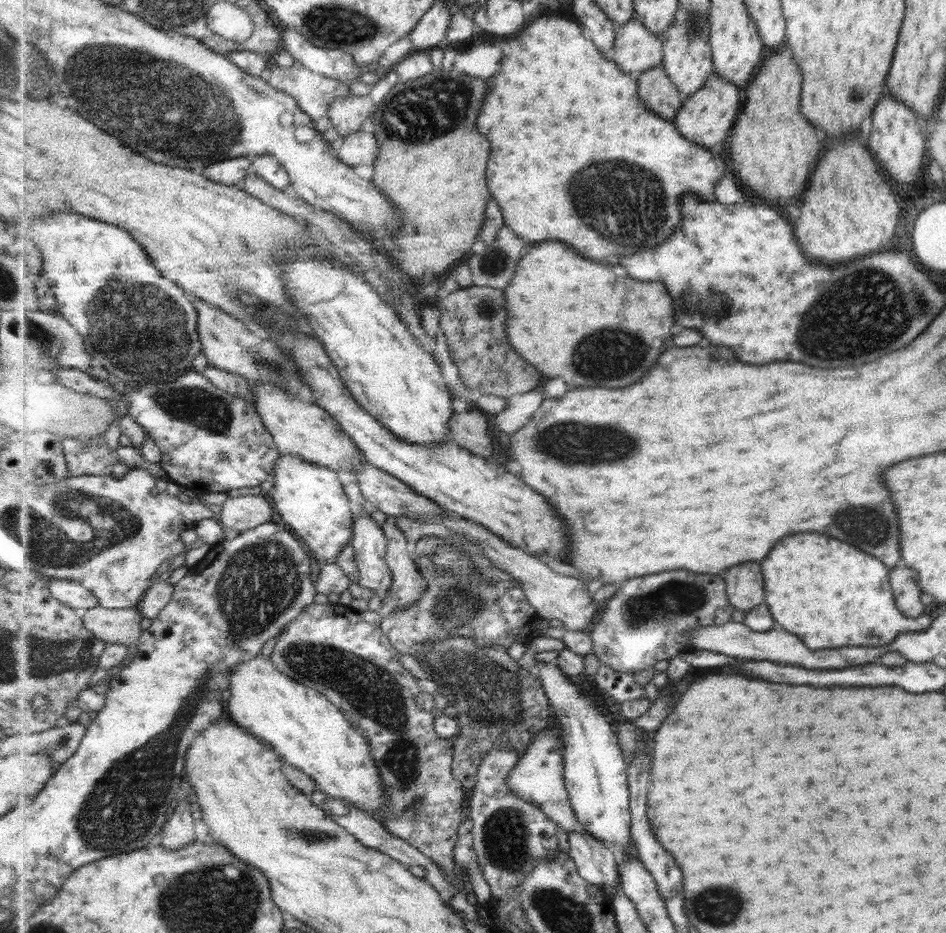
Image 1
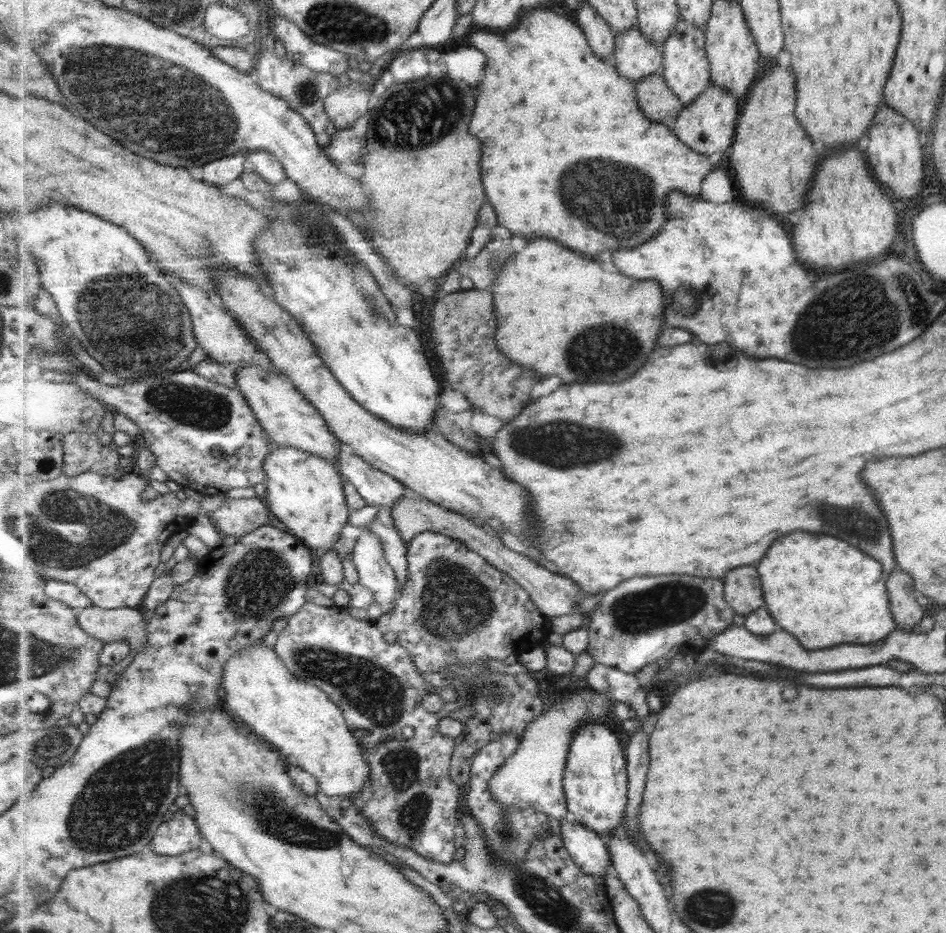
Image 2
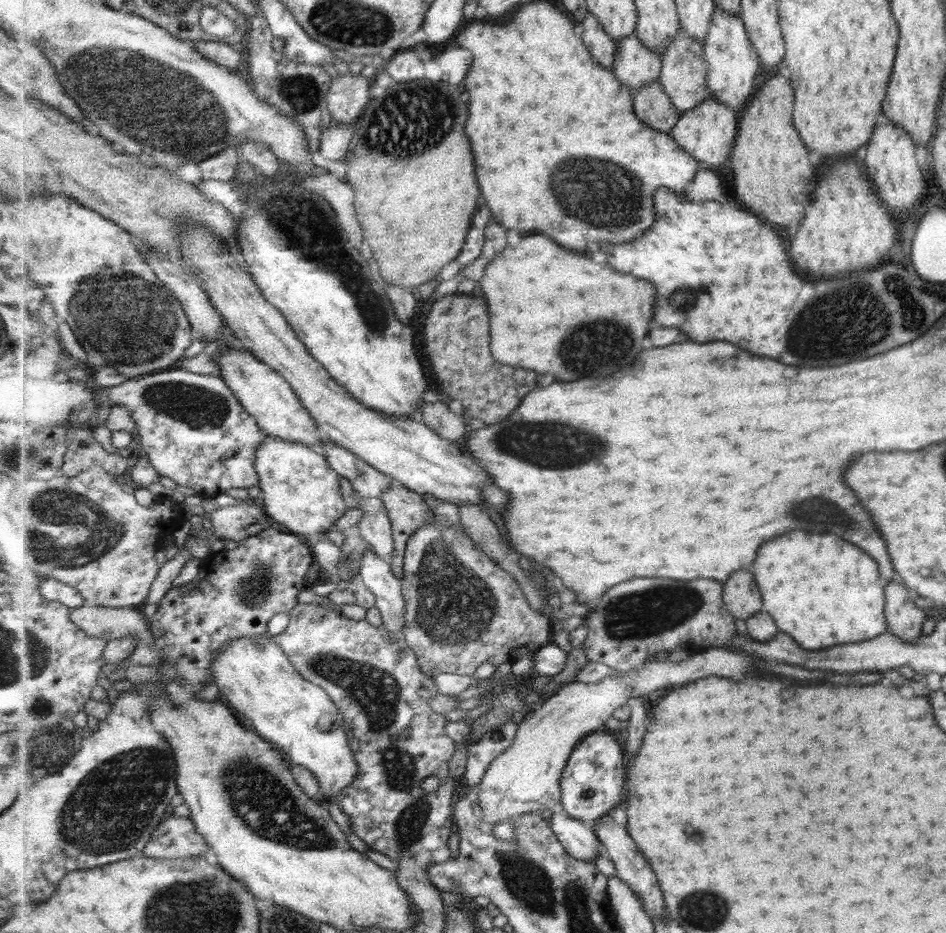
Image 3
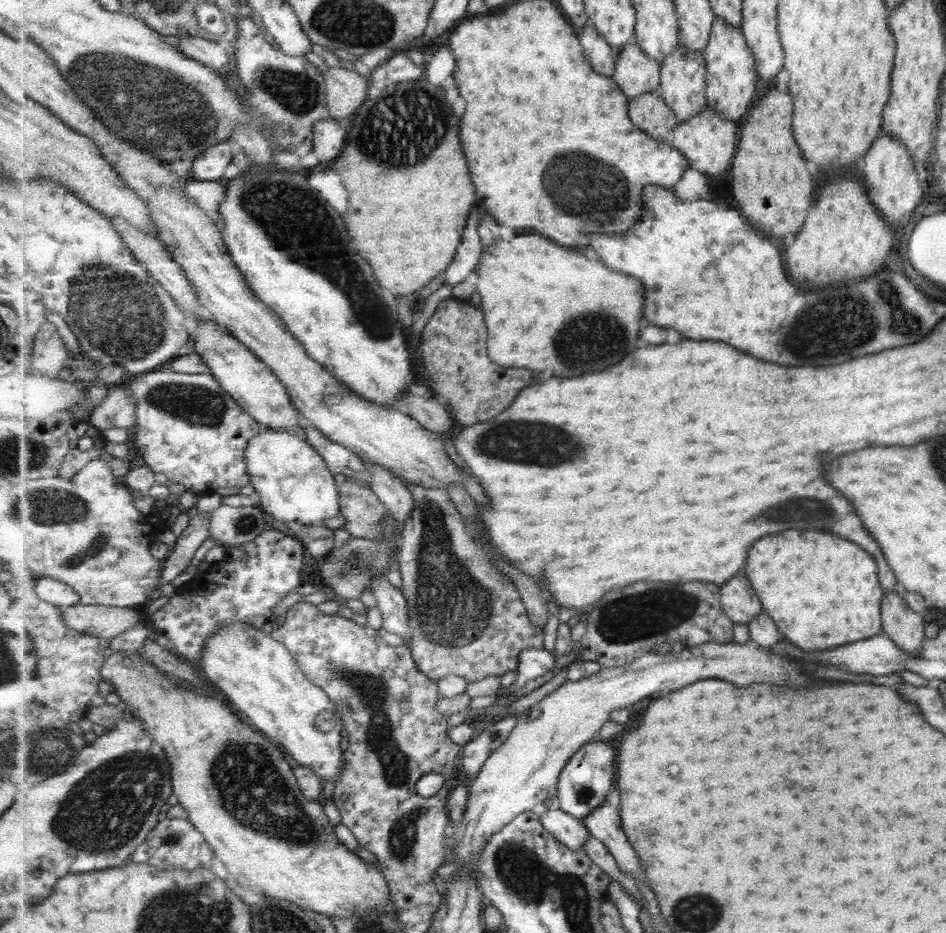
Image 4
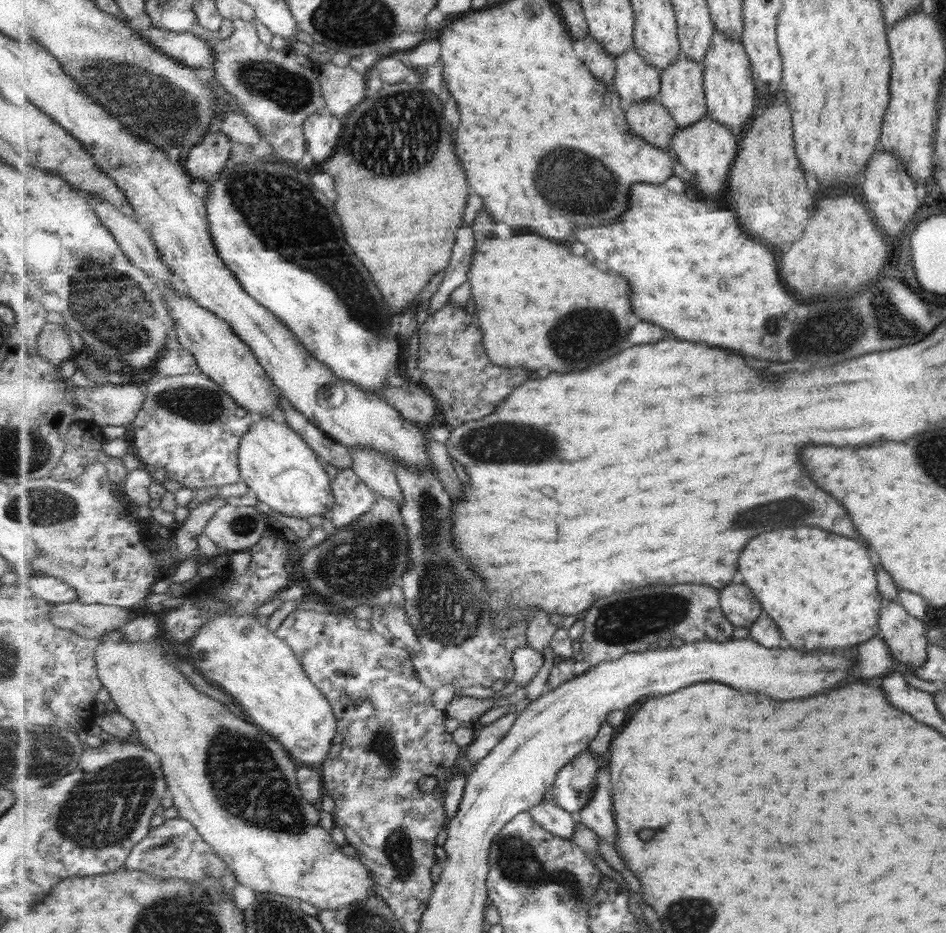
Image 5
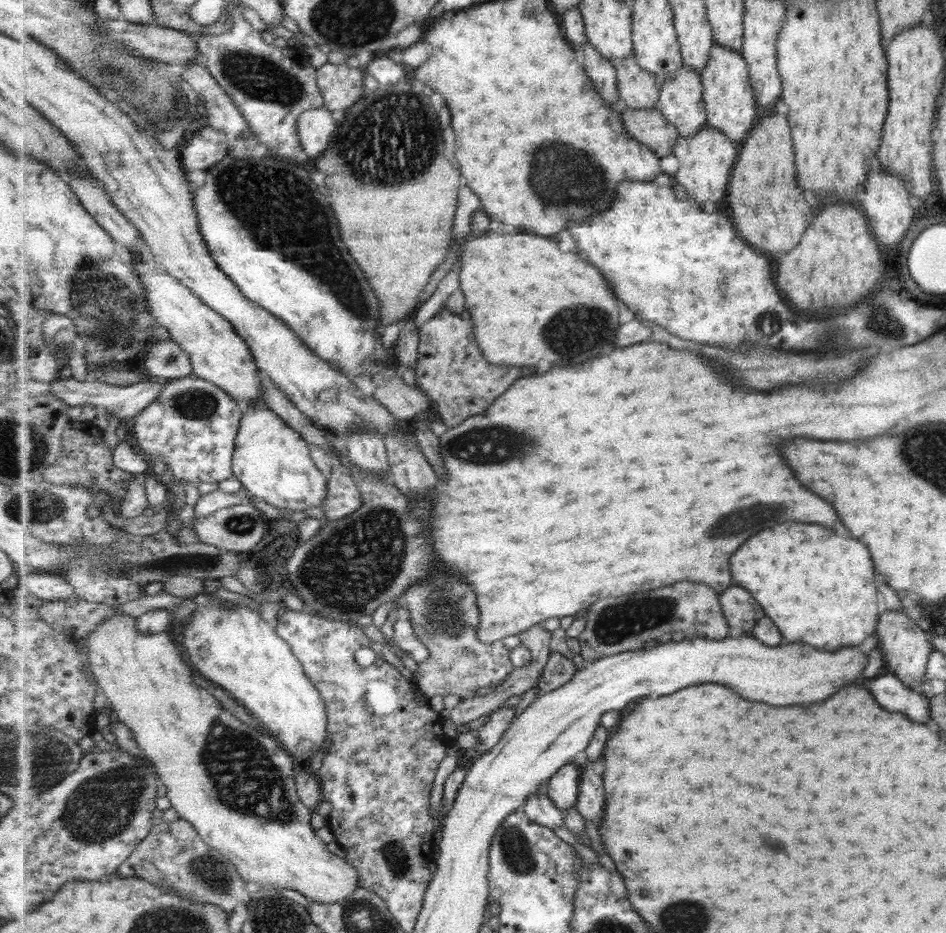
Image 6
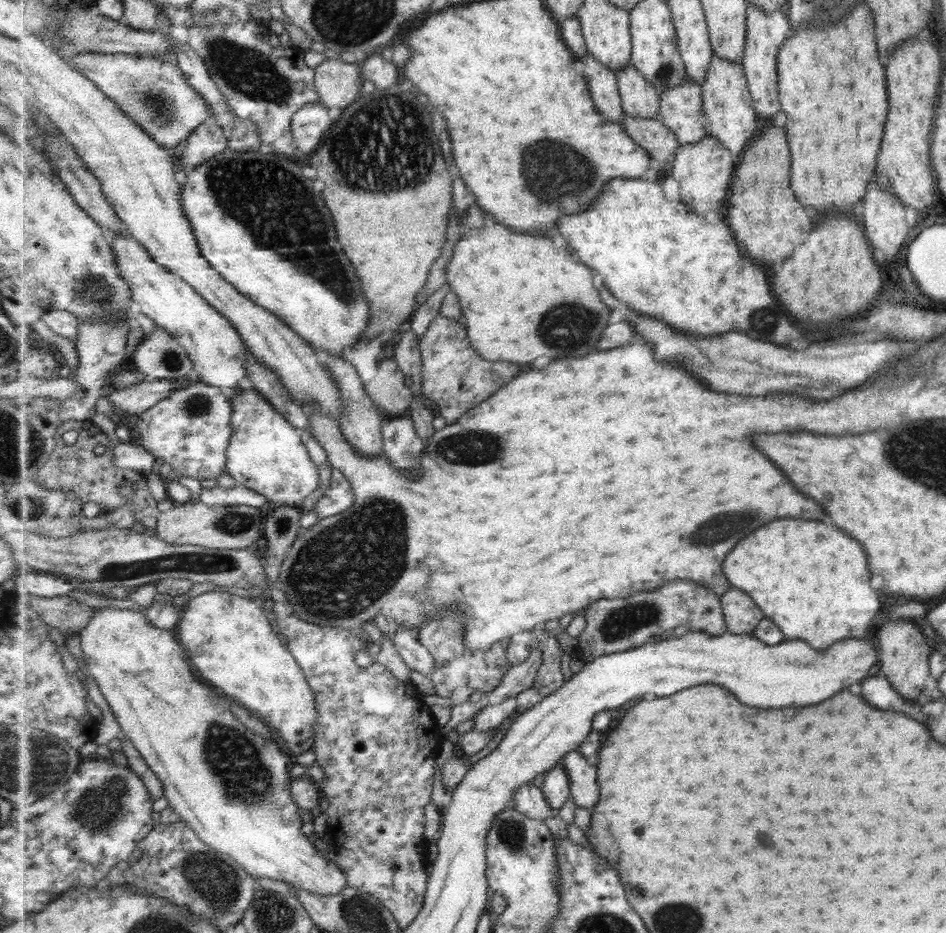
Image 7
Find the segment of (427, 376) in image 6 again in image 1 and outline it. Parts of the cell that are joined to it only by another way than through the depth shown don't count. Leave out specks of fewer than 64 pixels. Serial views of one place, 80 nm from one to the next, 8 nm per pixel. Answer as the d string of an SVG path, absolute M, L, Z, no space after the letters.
M476 285L460 288L455 292L442 296L439 310L441 311L439 325L446 335L452 362L457 366L458 374L465 385L477 388L484 394L511 399L515 394L532 391L539 384L542 372L536 366L527 362L509 342L506 331L508 308L505 290Z

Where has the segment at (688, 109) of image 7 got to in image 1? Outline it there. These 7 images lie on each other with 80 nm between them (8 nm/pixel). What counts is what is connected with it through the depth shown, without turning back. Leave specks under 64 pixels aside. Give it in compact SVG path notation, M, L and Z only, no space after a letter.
M680 4L672 26L663 32L664 62L661 66L668 72L673 84L676 84L684 97L701 90L716 70L712 57L711 27L709 13L698 14Z

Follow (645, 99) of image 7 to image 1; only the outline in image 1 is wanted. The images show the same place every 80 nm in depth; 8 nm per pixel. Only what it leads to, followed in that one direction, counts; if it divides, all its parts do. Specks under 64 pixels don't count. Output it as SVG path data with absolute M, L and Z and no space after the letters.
M639 19L615 24L614 61L623 72L638 78L642 72L664 62L664 40L651 32Z

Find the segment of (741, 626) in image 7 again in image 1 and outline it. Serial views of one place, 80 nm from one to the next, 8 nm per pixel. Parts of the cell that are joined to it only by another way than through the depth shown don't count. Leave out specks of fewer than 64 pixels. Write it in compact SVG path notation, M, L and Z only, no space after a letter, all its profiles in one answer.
M749 562L726 571L728 599L736 610L747 612L766 602L761 564Z

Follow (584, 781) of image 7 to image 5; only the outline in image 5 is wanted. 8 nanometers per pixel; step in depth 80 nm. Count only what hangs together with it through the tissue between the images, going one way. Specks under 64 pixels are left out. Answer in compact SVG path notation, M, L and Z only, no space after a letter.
M605 780L594 788L592 801L579 812L572 813L573 818L583 822L587 828L596 832L600 838L609 842L616 850L618 826L615 820L614 798L609 792L611 783Z

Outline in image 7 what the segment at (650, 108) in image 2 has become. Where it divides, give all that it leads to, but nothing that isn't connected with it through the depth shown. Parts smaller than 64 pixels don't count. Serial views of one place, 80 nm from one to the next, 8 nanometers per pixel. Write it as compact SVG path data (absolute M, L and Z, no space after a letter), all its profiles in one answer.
M626 114L623 125L629 136L647 150L654 161L674 165L680 140L659 117L643 118Z

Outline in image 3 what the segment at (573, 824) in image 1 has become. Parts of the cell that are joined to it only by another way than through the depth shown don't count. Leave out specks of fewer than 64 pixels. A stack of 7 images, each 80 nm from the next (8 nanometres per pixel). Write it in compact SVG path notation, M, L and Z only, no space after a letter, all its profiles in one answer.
M710 647L705 652L687 655L687 658L681 662L670 661L669 658L664 662L656 659L653 662L646 661L641 669L625 672L619 678L609 676L609 678L601 679L596 683L586 683L579 680L568 682L549 699L542 703L535 703L535 708L531 708L531 712L527 712L524 721L518 725L513 744L492 762L492 766L489 766L489 772L485 774L484 780L481 781L477 792L473 796L475 807L480 813L480 821L483 822L486 829L491 829L503 820L520 817L523 813L553 808L557 802L562 804L561 781L572 752L576 750L576 746L586 736L589 736L592 732L604 730L608 718L613 717L620 707L625 707L631 697L639 695L639 697L644 698L651 692L683 686L687 682L693 682L693 680L699 680L699 678L705 678L705 676L725 676L725 678L743 680L743 676L749 674L749 672L757 674L757 666L755 666L757 660L758 658L753 655L739 654L739 652L733 652L729 648Z

